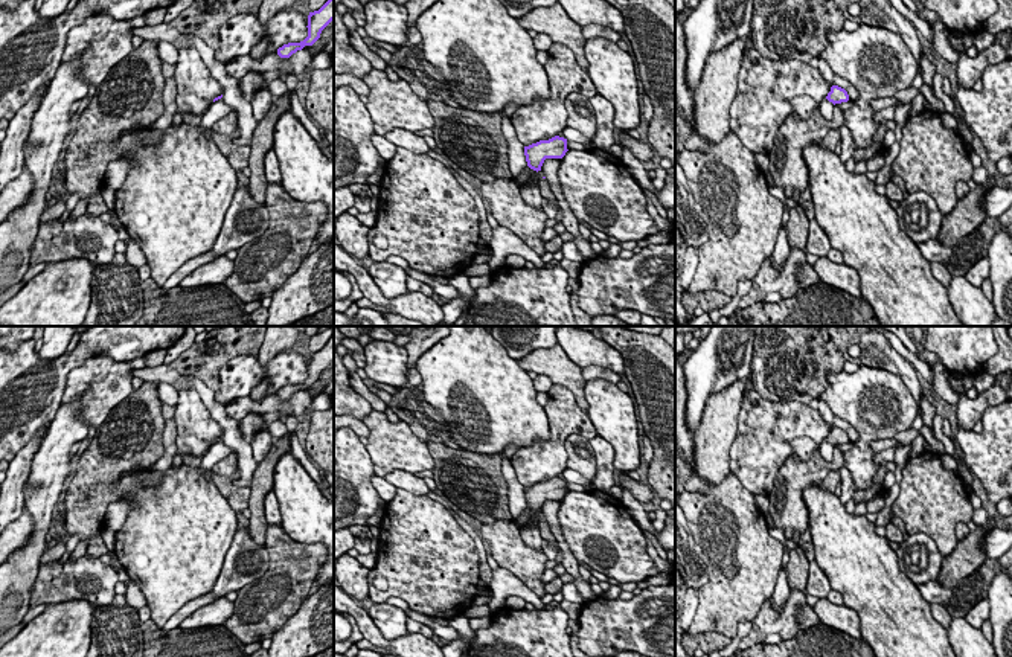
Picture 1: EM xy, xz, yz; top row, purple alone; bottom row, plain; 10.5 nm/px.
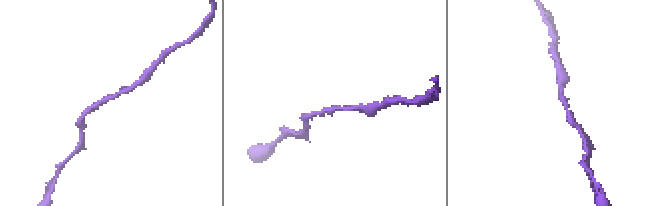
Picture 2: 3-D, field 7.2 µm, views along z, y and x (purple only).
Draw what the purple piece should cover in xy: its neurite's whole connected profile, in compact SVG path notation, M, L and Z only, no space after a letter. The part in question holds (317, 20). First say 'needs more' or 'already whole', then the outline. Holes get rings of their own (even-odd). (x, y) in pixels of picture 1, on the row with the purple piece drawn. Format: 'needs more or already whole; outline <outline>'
already whole; outline M328 0L319 11L309 12L308 15L308 37L300 43L288 43L277 49L280 58L290 58L305 46L312 46L322 30L334 20L334 0Z

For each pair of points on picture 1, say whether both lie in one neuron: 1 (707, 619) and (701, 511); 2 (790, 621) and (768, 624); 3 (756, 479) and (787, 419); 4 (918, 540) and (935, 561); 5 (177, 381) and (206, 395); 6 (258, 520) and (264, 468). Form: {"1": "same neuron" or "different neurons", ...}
{"1": "same neuron", "2": "same neuron", "3": "same neuron", "4": "same neuron", "5": "same neuron", "6": "same neuron"}

